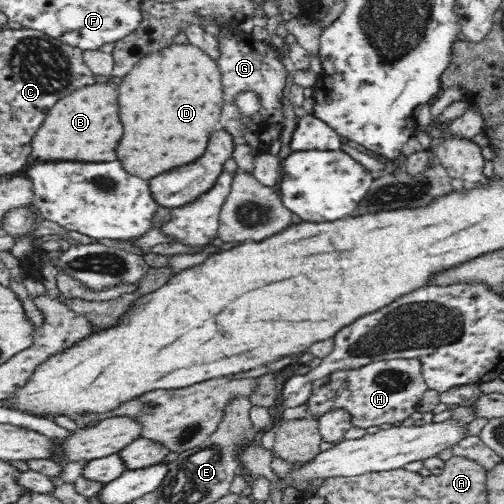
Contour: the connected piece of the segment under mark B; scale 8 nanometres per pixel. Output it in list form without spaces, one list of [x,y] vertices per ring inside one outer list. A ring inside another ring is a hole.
[[[112,82],[83,86],[70,95],[61,98],[46,114],[42,126],[36,131],[30,142],[30,157],[34,163],[60,162],[112,162],[116,160],[116,146],[122,138],[122,124],[118,120],[117,84]]]

